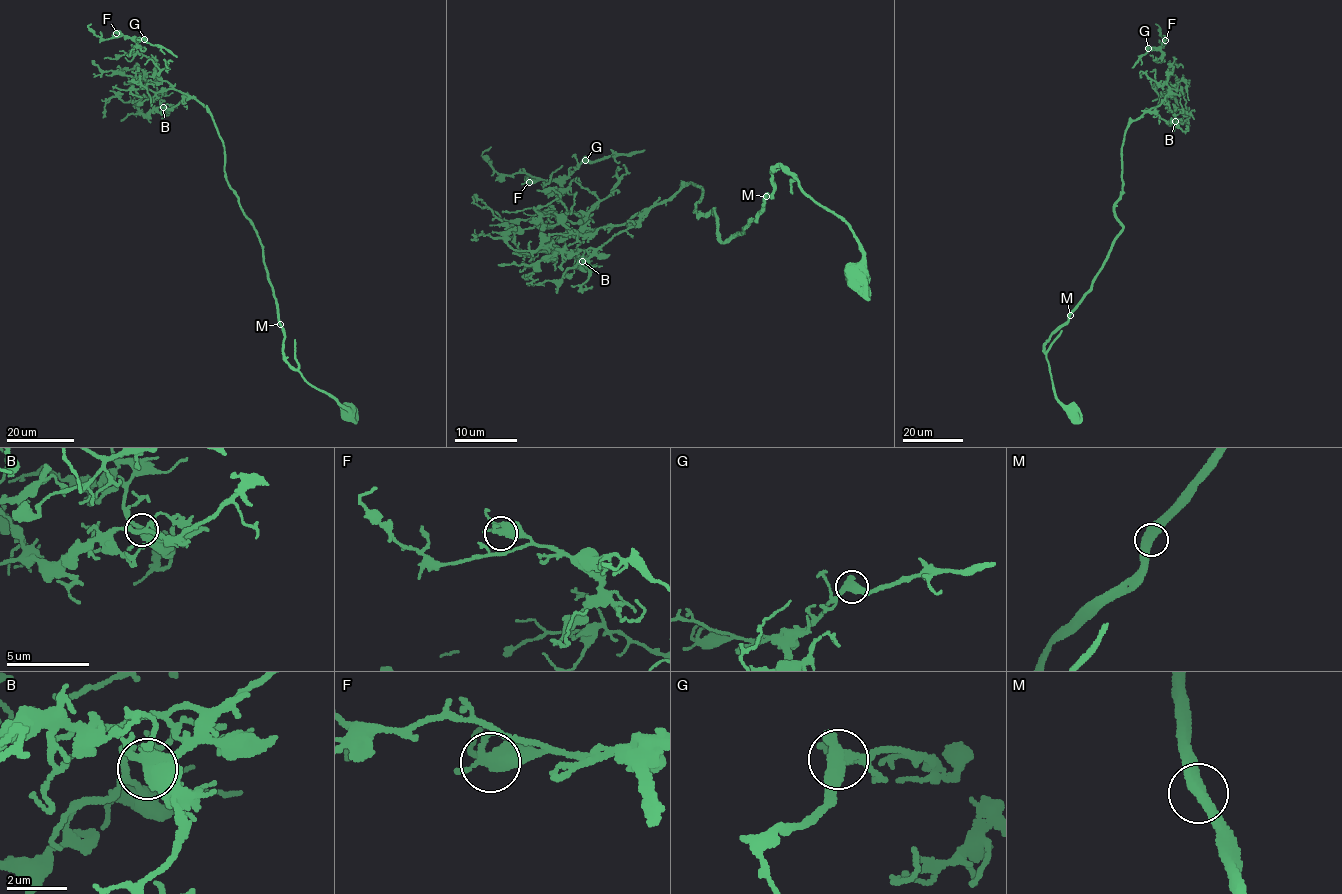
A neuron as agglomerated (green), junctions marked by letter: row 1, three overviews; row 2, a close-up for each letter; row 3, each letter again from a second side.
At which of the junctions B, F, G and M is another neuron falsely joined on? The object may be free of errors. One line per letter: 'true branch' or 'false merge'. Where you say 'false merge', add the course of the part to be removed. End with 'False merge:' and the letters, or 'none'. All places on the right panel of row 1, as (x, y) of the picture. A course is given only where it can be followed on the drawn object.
B: true branch
F: true branch
G: true branch
M: true branch
False merge: none

